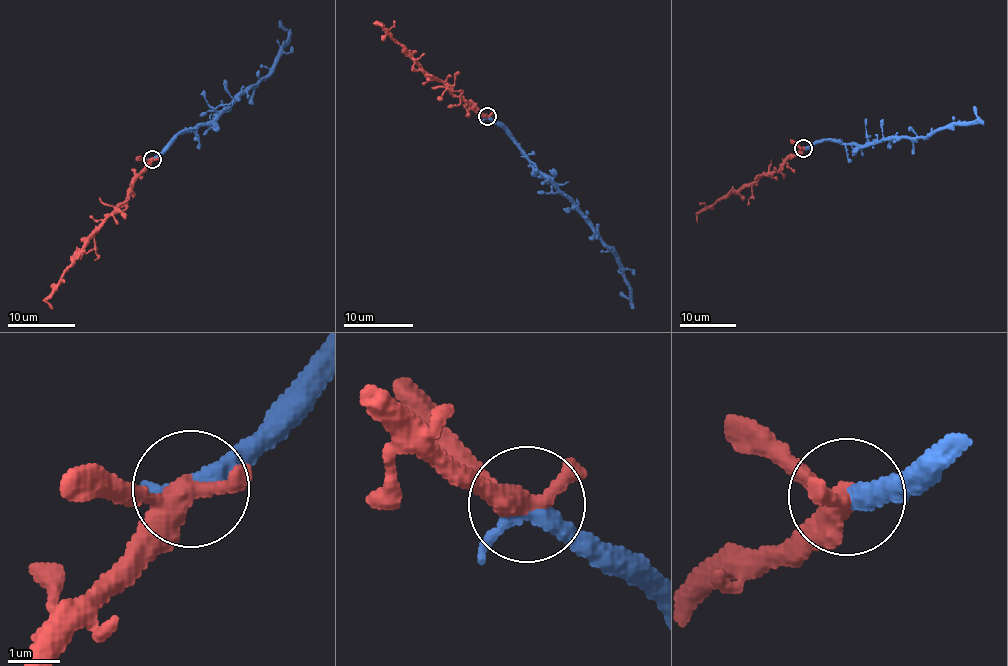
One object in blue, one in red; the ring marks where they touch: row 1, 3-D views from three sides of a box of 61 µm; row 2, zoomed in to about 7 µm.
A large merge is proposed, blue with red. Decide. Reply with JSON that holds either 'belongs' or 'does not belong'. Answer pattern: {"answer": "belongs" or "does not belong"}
{"answer": "belongs"}

